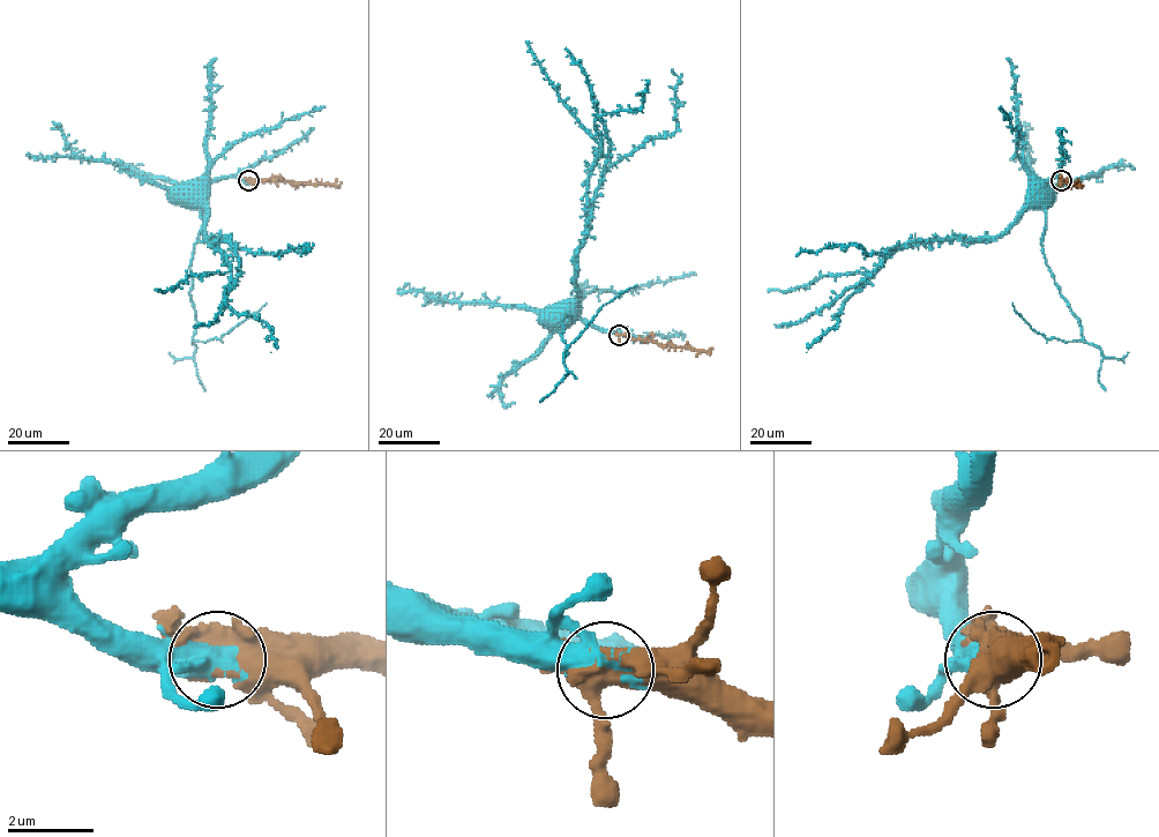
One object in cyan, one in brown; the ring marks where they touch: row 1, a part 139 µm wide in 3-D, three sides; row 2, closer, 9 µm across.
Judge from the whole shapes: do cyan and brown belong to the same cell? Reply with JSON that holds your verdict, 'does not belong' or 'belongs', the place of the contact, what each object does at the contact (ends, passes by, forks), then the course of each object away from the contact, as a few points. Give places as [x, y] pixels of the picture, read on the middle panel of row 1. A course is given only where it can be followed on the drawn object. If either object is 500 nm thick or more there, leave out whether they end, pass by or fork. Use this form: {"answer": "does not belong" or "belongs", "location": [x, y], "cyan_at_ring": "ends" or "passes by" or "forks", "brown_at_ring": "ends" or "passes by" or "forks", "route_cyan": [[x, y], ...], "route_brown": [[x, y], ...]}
{"answer": "belongs", "location": [619, 335], "route_cyan": [[620, 334], [597, 329], [578, 320], [548, 315]], "route_brown": [[620, 335], [703, 350], [712, 349]]}

